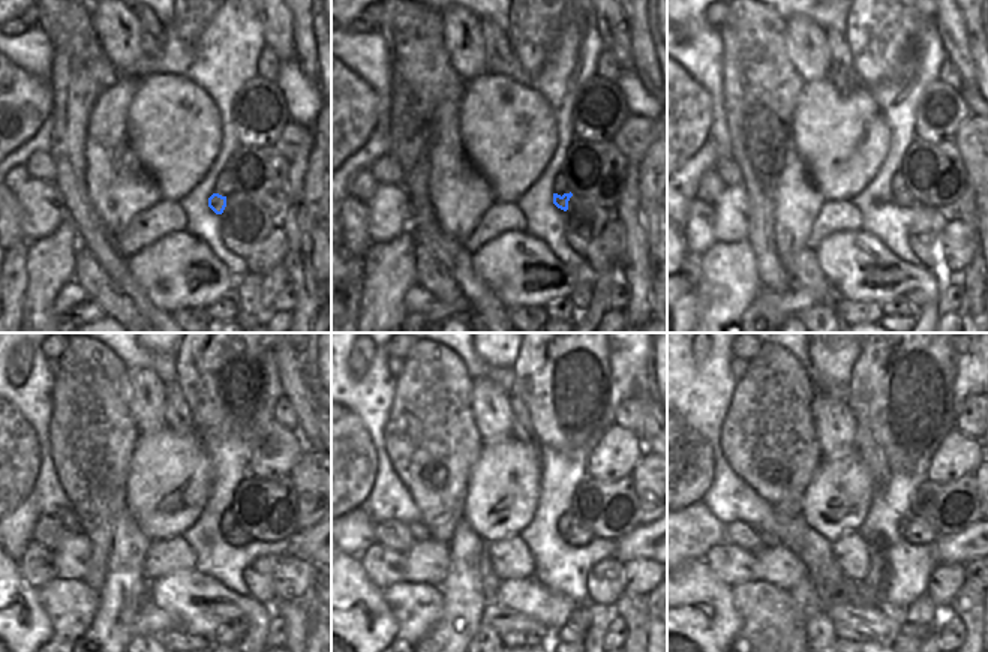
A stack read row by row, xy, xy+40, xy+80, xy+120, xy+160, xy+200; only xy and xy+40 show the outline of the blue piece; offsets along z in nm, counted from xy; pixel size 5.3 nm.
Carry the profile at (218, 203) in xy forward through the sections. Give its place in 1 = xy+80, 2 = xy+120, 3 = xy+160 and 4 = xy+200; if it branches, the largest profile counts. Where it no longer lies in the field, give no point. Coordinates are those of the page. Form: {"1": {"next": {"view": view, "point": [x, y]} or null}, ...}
{"1": {"next": {"view": "xy+80", "point": [906, 200]}}, "2": {"next": {"view": "xy+120", "point": [237, 537]}}, "3": {"next": {"view": "xy+160", "point": [576, 535]}}, "4": {"next": {"view": "xy+200", "point": [916, 531]}}}

